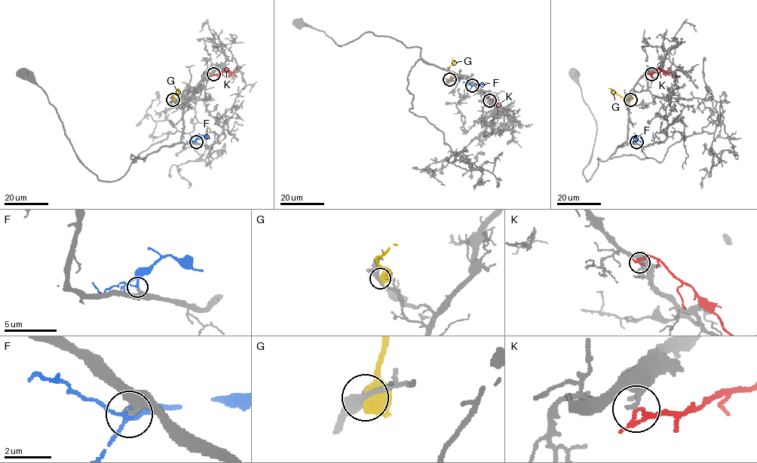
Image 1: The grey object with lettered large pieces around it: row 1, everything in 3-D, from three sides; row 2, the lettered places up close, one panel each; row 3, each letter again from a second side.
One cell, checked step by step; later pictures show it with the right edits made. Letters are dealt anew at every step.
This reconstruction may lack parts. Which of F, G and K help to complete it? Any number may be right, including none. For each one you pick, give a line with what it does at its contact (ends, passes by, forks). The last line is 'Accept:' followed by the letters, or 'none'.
F: It forks there
Accept: F

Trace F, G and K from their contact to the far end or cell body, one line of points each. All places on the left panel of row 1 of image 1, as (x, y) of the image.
F: (196, 142), (202, 135), (209, 139)
G: (173, 99), (172, 95), (179, 91), (176, 88)
K: (213, 74), (225, 70), (234, 72), (228, 76), (230, 77)

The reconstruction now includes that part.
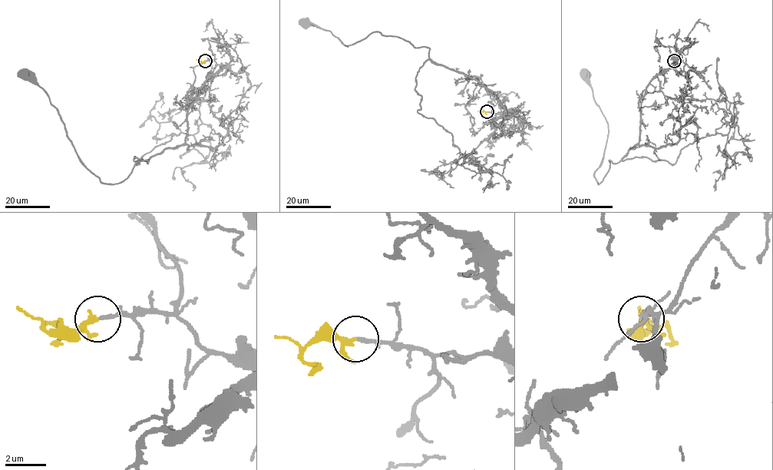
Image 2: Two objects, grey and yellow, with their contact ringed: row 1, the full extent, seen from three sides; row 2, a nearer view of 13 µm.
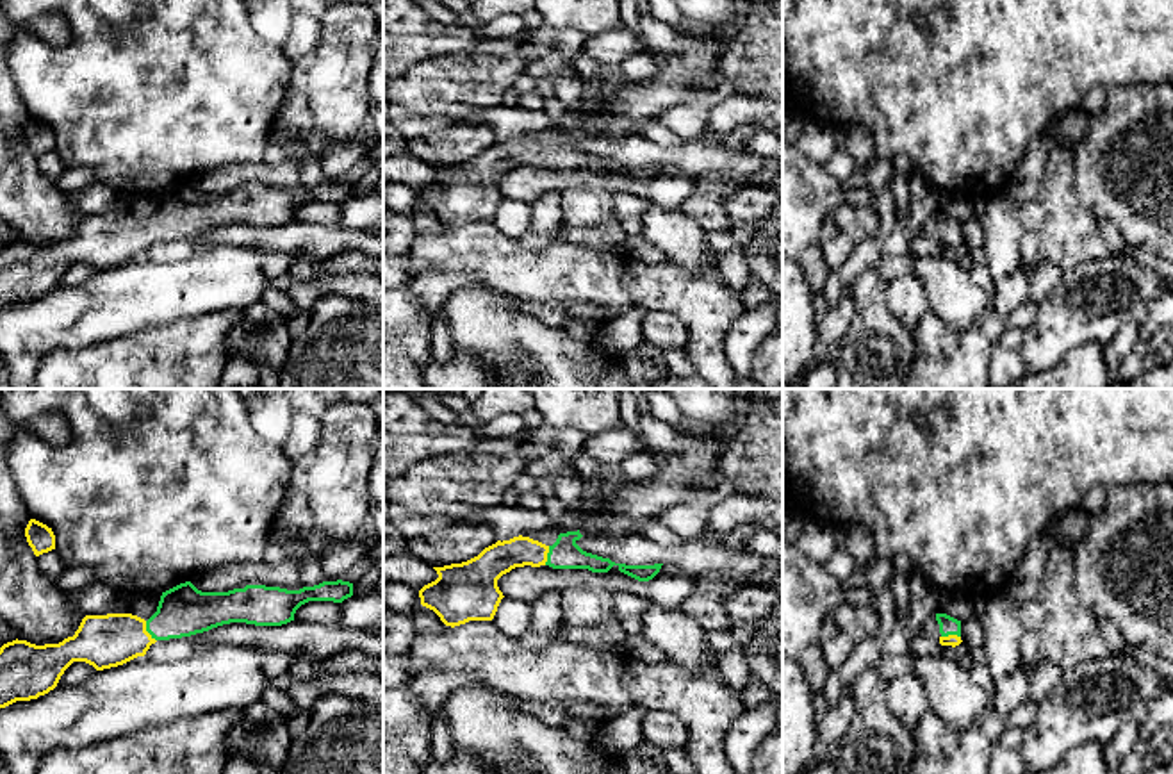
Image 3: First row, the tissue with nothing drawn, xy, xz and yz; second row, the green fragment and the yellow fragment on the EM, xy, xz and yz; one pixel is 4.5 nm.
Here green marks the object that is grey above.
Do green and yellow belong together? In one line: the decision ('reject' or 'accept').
accept

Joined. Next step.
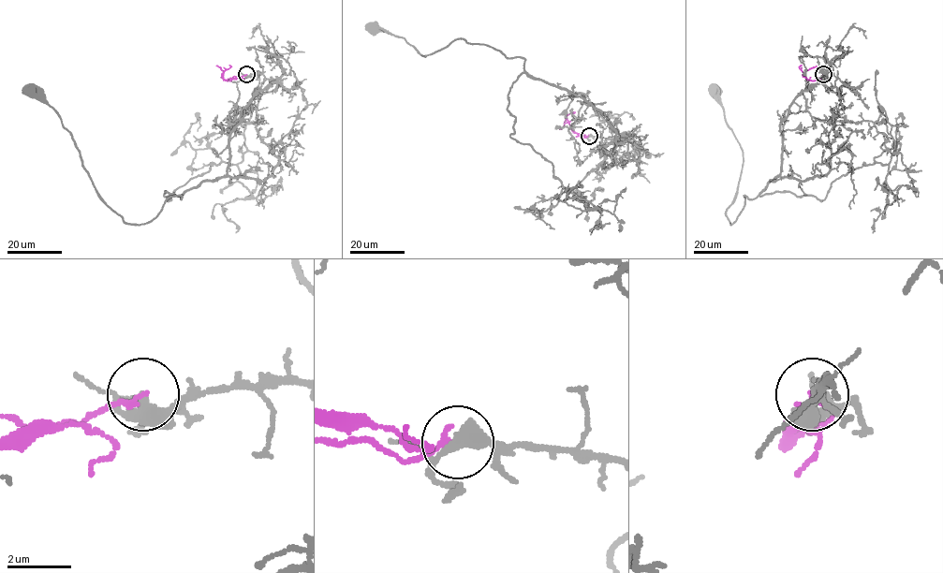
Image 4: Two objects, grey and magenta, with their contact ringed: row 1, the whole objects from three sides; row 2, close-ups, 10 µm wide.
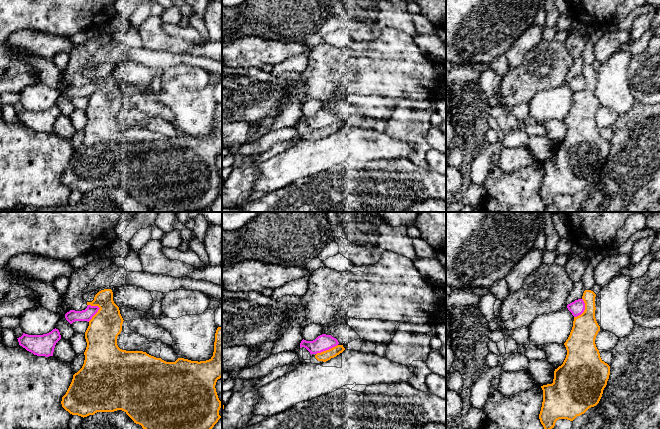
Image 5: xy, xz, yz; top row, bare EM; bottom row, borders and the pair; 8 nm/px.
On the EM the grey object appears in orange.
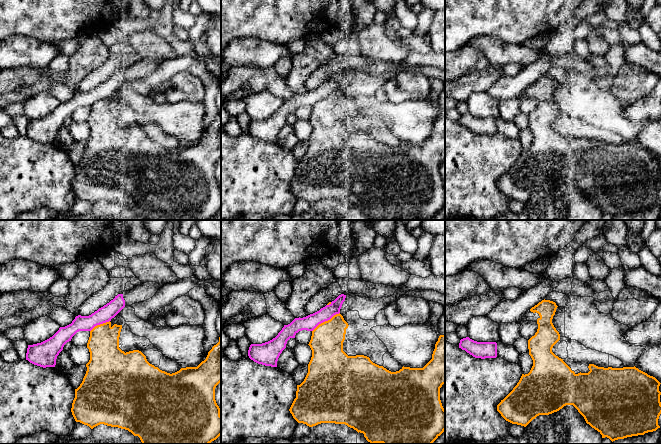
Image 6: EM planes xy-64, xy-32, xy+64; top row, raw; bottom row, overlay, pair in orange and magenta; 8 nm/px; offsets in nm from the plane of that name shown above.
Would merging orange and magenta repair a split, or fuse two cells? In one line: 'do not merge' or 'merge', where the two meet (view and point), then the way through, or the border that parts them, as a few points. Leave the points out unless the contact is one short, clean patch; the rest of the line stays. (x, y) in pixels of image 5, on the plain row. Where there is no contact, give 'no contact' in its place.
do not merge | xy (96, 89) | along xy (97, 81), (98, 87), (88, 97)

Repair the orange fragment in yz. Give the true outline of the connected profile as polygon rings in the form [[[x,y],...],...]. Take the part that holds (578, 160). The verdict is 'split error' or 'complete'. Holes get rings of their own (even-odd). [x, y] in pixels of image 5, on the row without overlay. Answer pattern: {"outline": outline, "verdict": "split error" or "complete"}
{"outline": [[[584,67],[582,75],[585,79],[585,86],[581,91],[574,93],[572,106],[564,119],[567,126],[566,134],[563,140],[555,145],[553,159],[541,162],[543,178],[539,195],[545,207],[554,204],[559,195],[573,197],[589,184],[596,182],[607,161],[610,142],[601,135],[595,120],[596,112],[600,107],[595,94],[595,73],[596,70],[593,67]]], "verdict": "complete"}

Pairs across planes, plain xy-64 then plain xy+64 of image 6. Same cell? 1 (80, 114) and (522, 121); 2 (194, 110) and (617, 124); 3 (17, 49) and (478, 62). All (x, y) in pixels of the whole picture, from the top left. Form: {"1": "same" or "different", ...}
{"1": "different", "2": "different", "3": "different"}

